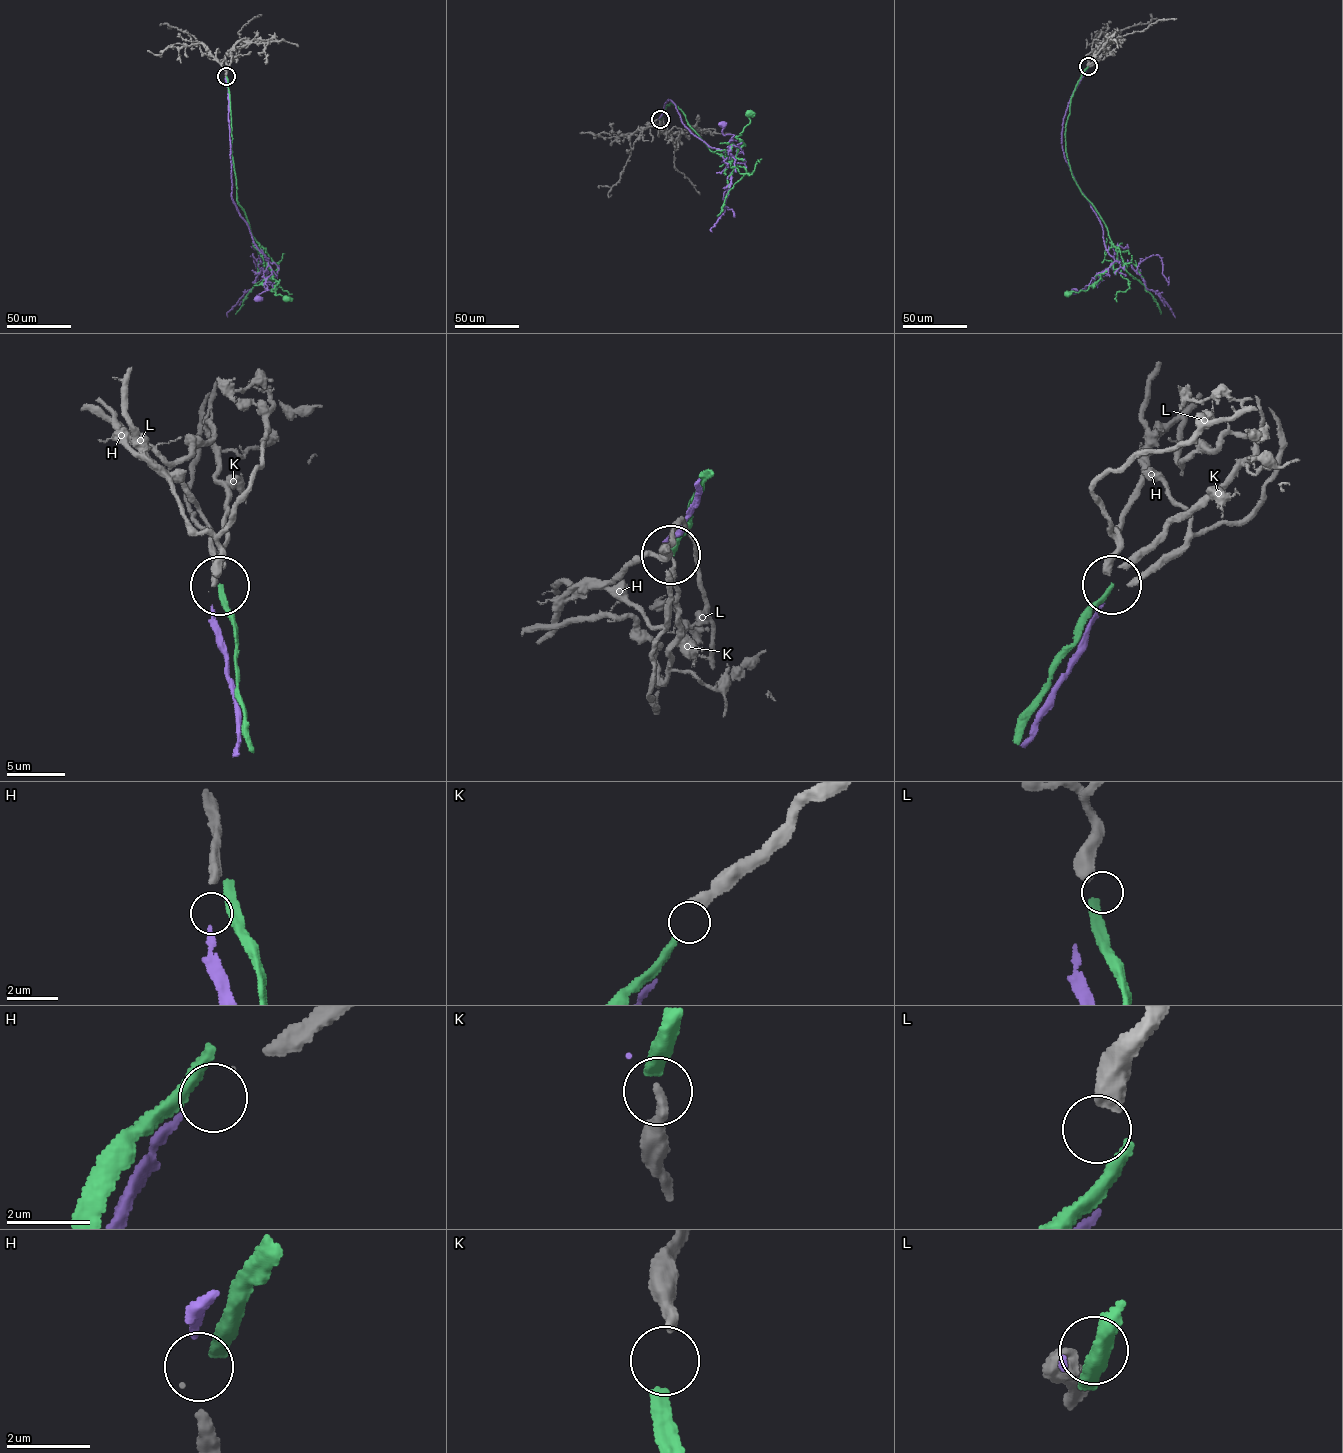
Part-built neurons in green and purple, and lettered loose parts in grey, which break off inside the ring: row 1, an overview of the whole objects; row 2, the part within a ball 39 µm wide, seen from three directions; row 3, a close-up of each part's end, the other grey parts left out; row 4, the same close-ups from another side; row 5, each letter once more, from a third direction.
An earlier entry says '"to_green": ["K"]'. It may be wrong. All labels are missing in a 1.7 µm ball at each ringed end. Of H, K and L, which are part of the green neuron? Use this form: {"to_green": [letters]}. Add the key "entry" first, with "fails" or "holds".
{"entry": "holds", "to_green": ["K"]}

